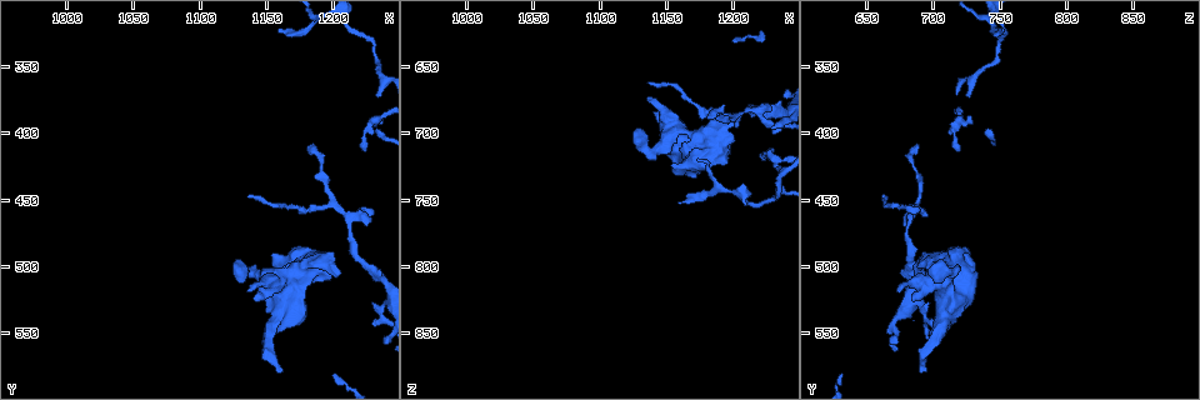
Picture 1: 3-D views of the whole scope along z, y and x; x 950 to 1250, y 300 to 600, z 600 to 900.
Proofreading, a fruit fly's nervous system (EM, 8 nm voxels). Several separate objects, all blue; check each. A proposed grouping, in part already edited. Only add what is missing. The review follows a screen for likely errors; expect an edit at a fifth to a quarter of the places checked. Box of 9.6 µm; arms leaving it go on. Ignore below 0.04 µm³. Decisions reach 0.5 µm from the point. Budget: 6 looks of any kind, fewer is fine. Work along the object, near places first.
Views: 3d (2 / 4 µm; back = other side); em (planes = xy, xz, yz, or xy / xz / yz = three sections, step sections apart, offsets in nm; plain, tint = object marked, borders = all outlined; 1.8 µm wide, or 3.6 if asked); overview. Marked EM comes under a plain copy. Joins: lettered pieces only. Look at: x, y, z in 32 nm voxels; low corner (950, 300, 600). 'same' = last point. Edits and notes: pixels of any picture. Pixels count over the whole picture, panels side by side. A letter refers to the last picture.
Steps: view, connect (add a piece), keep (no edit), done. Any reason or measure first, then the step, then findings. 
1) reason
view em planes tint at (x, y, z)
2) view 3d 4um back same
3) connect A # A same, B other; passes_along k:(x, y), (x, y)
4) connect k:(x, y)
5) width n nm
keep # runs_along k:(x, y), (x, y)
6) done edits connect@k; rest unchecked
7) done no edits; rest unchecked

free end
view 3d 2um at (1158, 580, 690)

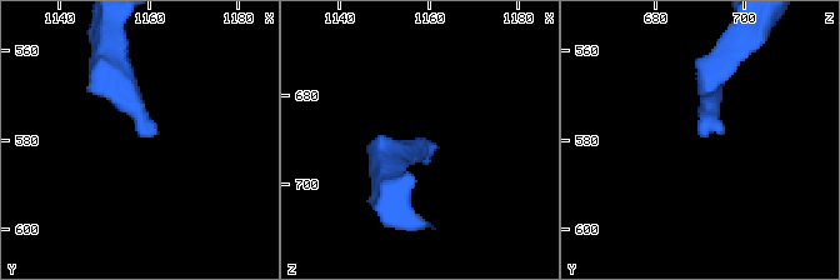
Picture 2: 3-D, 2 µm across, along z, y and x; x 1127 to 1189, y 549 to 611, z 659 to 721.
shape alone is not enough
view em planes borders at (1158, 579, 691)

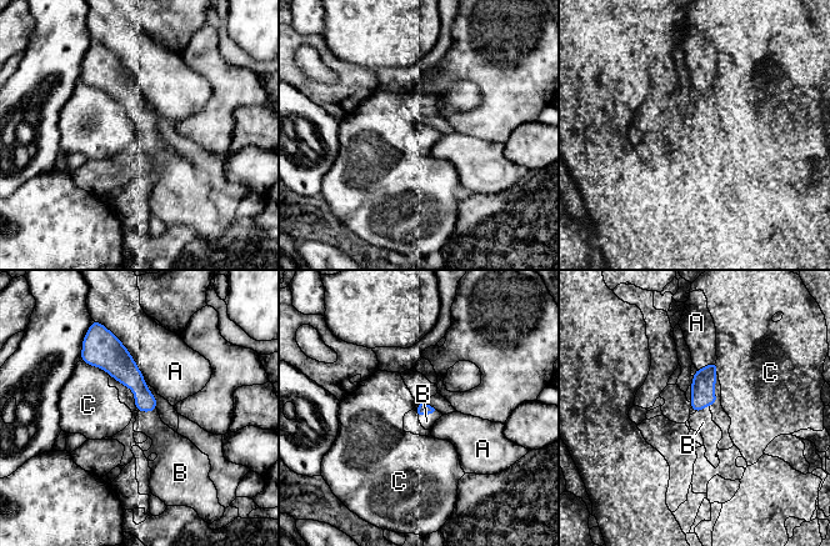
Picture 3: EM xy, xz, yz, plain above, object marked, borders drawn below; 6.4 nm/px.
connect B # A other, B same, C other; the cell continues

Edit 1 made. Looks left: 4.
view overview

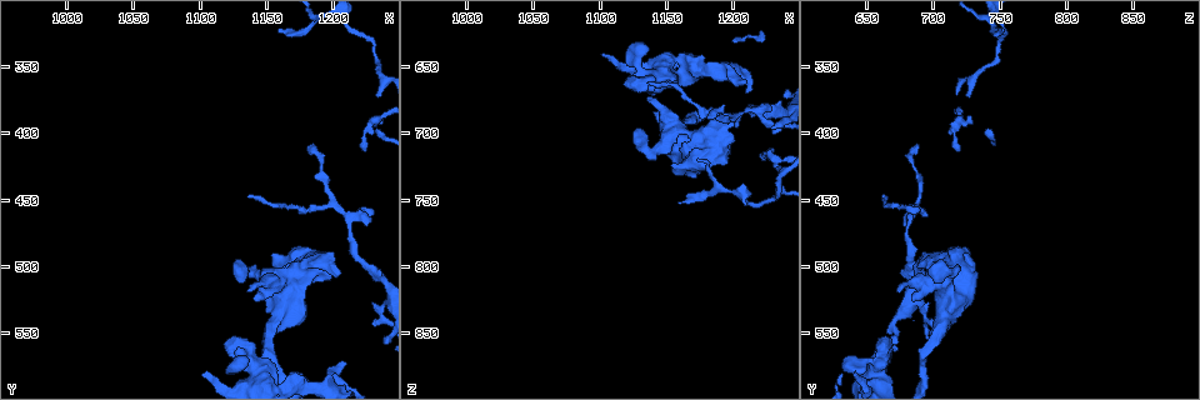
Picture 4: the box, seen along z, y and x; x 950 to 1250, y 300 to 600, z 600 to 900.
free end
view em xy step 16 tint at (1102, 580, 642)

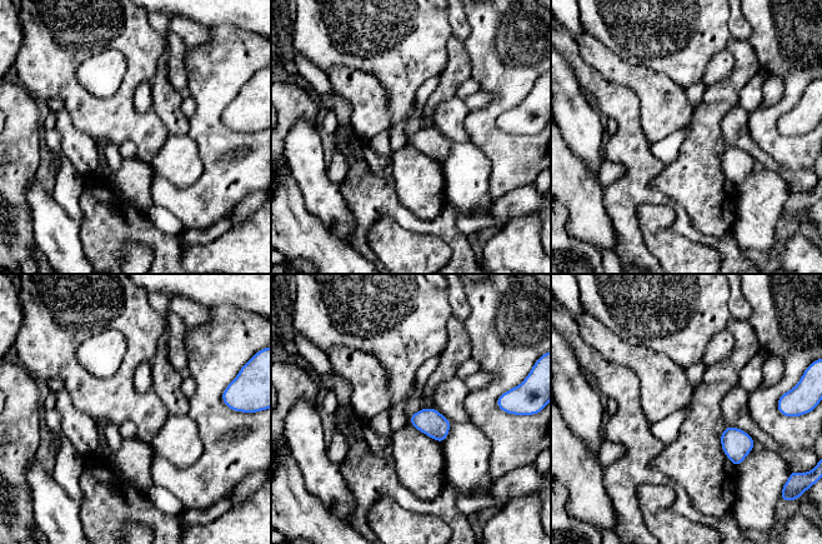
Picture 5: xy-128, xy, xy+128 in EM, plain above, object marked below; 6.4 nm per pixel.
cut it another way
view em planes borders same

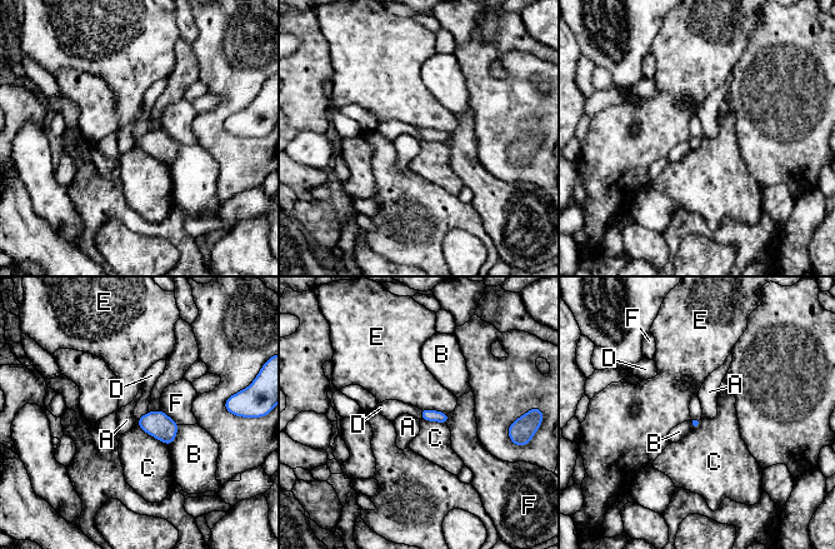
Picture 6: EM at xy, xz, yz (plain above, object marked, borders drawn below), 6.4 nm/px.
longest_contact C 260 nm
keep # A other, B other, C other, D other, E other, F other; none of them fits

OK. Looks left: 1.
free end
view em planes borders at (1208, 568, 660)

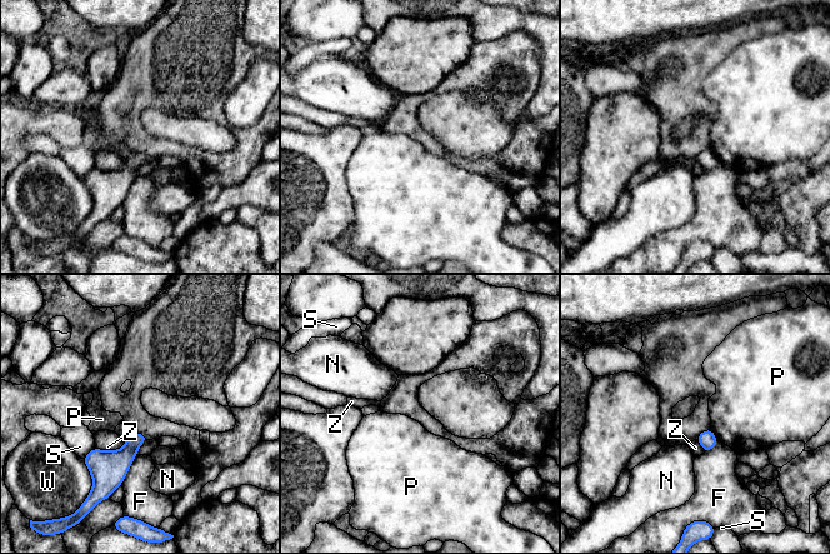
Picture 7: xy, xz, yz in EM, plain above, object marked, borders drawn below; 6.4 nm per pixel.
keep # F other, N other, P other, S other, W other, Z other; border 7:(710, 428), (719, 440); no lettered piece goes on from it

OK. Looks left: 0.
done edits connect@3; rest unchecked

